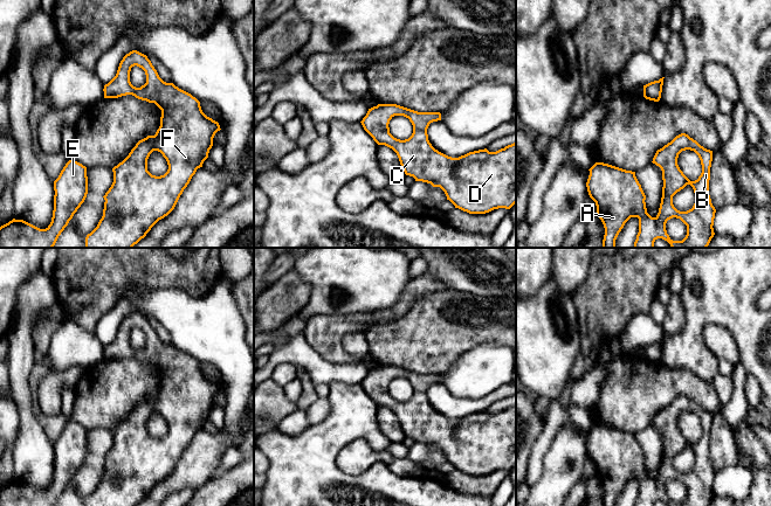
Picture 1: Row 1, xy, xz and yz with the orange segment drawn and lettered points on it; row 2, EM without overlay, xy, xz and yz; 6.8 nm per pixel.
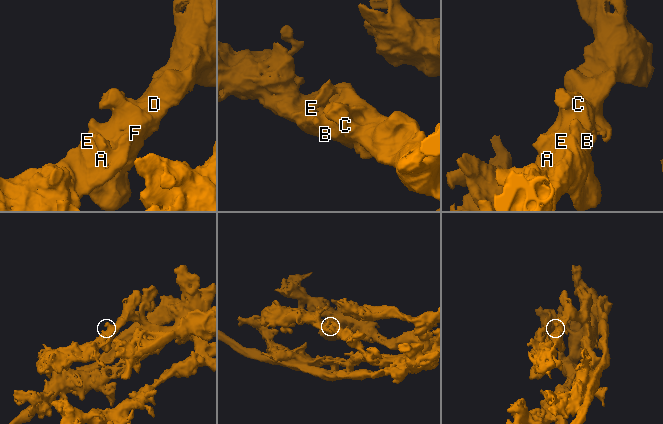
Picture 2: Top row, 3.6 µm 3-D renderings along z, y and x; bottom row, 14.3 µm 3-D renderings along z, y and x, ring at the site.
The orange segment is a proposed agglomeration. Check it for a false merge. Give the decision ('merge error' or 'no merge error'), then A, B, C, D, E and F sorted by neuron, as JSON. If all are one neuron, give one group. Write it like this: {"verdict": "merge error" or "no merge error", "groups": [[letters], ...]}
{"verdict": "no merge error", "groups": [["A", "B", "C", "D", "E", "F"]]}

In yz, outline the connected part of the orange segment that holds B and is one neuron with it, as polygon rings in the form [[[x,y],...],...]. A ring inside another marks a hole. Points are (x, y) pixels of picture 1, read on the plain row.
[[[686,395],[676,397],[658,411],[652,424],[662,432],[663,449],[655,479],[647,474],[646,457],[635,434],[596,424],[588,431],[586,449],[605,490],[603,506],[615,506],[619,494],[631,479],[639,480],[634,506],[654,506],[658,500],[669,506],[709,506],[715,497],[713,487],[716,474],[709,457],[711,423],[713,413]],[[686,411],[694,413],[701,422],[702,435],[695,443],[690,443],[677,427],[679,416]],[[687,446],[694,451],[695,465],[691,471],[680,473],[673,466],[673,458]],[[673,479],[680,480],[687,487],[687,497],[682,502],[673,502],[667,495],[666,485]]]

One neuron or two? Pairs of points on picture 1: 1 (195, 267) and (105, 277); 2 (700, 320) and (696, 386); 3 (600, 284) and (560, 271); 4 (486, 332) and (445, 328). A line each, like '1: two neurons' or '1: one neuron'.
1: one neuron
2: two neurons
3: two neurons
4: one neuron

